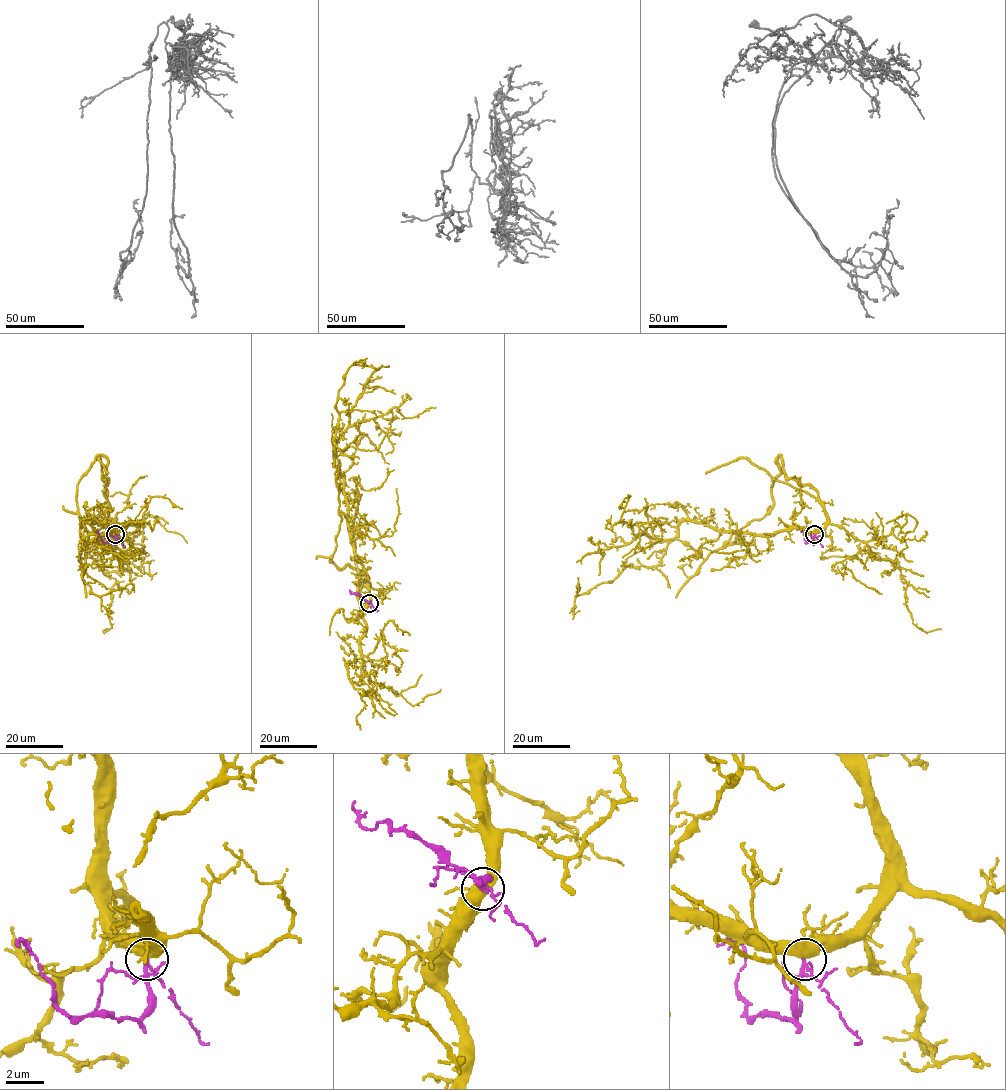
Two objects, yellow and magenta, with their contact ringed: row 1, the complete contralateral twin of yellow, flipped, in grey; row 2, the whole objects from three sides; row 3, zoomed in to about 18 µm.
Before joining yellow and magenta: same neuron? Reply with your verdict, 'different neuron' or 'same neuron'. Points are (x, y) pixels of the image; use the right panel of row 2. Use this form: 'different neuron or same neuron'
same neuron

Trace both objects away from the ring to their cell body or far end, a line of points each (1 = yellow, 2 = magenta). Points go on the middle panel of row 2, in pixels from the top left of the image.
1: (369, 602), (342, 474), (334, 466), (335, 406), (347, 369), (387, 367)
2: (369, 602), (349, 589)

